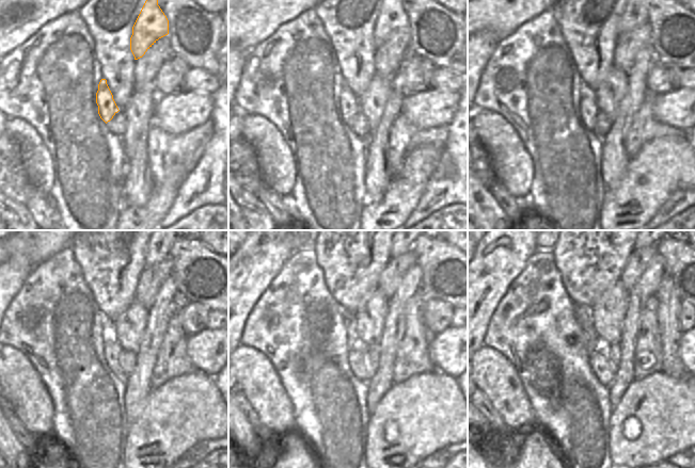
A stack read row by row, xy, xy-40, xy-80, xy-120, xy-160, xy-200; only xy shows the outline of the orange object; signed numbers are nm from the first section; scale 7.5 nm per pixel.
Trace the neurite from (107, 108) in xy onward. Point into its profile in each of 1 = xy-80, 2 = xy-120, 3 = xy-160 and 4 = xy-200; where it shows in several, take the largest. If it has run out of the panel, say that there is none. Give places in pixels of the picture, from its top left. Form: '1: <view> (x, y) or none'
1: xy-80 (588, 107)
2: xy-120 (112, 349)
3: xy-160 (356, 360)
4: xy-200 (604, 371)

